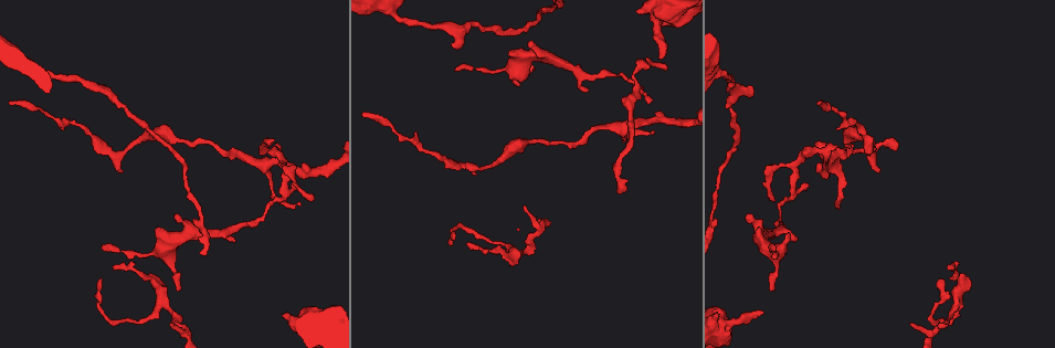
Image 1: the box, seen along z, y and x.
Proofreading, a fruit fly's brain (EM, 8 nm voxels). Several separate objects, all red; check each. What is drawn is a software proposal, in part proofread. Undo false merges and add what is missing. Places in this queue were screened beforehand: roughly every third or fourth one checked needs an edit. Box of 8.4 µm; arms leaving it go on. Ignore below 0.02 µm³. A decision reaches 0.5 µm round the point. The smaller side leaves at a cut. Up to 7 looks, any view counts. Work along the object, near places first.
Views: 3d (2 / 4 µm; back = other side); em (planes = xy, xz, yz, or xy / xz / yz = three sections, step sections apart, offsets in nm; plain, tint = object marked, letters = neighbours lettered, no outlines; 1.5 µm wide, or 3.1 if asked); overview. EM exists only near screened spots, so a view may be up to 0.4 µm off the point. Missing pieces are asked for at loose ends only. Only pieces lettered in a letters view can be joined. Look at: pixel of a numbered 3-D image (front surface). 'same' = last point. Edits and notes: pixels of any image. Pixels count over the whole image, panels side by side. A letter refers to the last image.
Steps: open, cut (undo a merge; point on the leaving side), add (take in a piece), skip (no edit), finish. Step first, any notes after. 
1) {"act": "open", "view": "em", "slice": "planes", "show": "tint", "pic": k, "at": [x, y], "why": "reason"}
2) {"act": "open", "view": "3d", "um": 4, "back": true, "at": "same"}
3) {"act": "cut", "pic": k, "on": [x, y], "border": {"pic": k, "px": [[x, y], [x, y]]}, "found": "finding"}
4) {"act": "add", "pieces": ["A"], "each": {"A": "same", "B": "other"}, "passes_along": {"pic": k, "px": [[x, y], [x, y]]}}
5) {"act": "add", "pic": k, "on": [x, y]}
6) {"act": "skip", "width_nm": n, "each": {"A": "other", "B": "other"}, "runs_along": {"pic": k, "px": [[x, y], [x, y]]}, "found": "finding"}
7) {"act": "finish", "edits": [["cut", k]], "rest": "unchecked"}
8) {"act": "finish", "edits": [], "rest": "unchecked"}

{"act": "open", "view": "em", "slice": "xz", "step": 8, "show": "tint", "pic": 1, "at": [639, 88], "why": "sharp bend"}

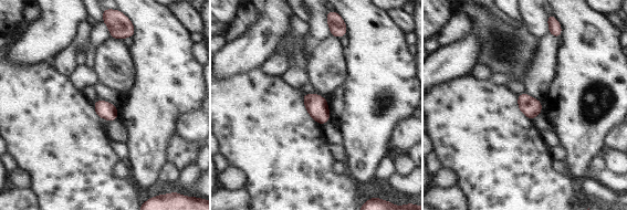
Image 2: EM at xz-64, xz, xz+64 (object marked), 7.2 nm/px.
{"act": "open", "view": "em", "slice": "planes", "show": "tint", "at": "same", "why": "cut it another way"}

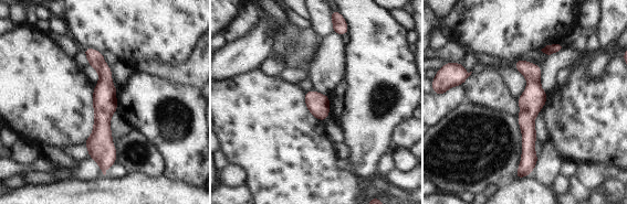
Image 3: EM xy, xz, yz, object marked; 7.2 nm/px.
{"act": "open", "view": "em", "slice": "planes", "show": "letters", "at": "same", "why": "what lies round it"}

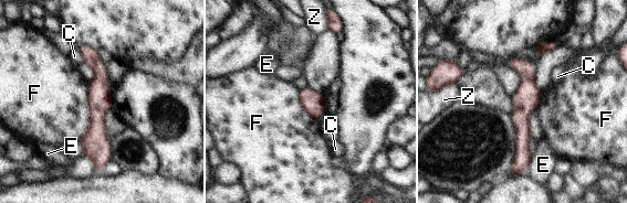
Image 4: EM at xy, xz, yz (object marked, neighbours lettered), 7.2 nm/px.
{"act": "skip", "each": {"C": "other", "E": "other", "F": "other", "Z": "other"}, "border": {"pic": 4, "px": [[89, 87], [87, 129], [77, 140]]}, "found": "all the same cell"}

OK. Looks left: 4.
{"act": "open", "view": "3d", "um": 4, "pic": 1, "at": [958, 303], "why": "a fork"}

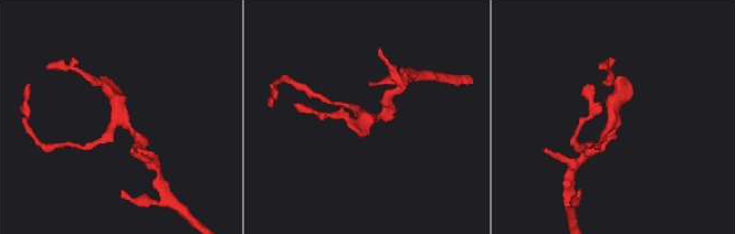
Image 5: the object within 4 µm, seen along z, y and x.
{"act": "open", "view": "em", "slice": "xz", "step": 4, "show": "letters", "pic": 5, "at": [117, 119]}

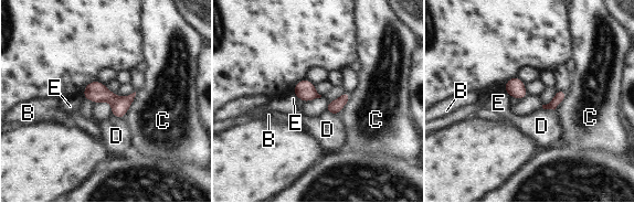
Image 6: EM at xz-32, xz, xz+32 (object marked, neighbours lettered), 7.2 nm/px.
{"act": "skip", "width_nm": 60, "longest_contact_nm": ["C", 220], "each": {"B": "other", "C": "other", "D": "other", "E": "other"}, "found": "all the same cell"}

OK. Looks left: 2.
{"act": "open", "view": "em", "slice": "yz", "step": 8, "show": "tint", "pic": 1, "at": [658, 56], "why": "branch stops here"}

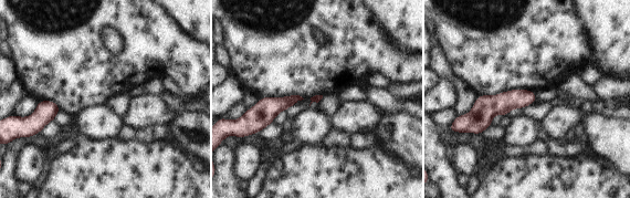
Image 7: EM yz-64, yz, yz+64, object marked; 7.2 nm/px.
{"act": "open", "view": "em", "slice": "planes", "show": "letters", "at": "same", "why": "cut it another way"}

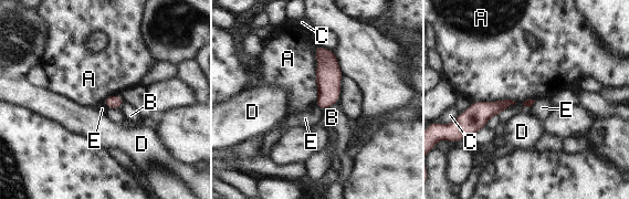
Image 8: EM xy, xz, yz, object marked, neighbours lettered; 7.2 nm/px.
{"act": "skip", "each": {"A": "other", "B": "other", "C": "other", "D": "other", "E": "other"}, "border": {"pic": 8, "px": [[317, 44], [315, 104]]}, "found": "no lettered piece goes on from it"}

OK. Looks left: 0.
{"act": "finish", "edits": [], "rest": "unchecked"}

